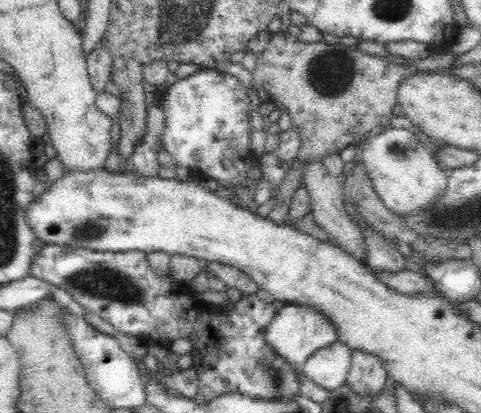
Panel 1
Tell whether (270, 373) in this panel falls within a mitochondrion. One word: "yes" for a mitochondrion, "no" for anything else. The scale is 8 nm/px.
yes

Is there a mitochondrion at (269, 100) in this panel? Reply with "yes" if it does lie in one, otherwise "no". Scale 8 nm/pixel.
no

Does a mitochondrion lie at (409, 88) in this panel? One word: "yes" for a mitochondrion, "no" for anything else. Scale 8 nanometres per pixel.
no

